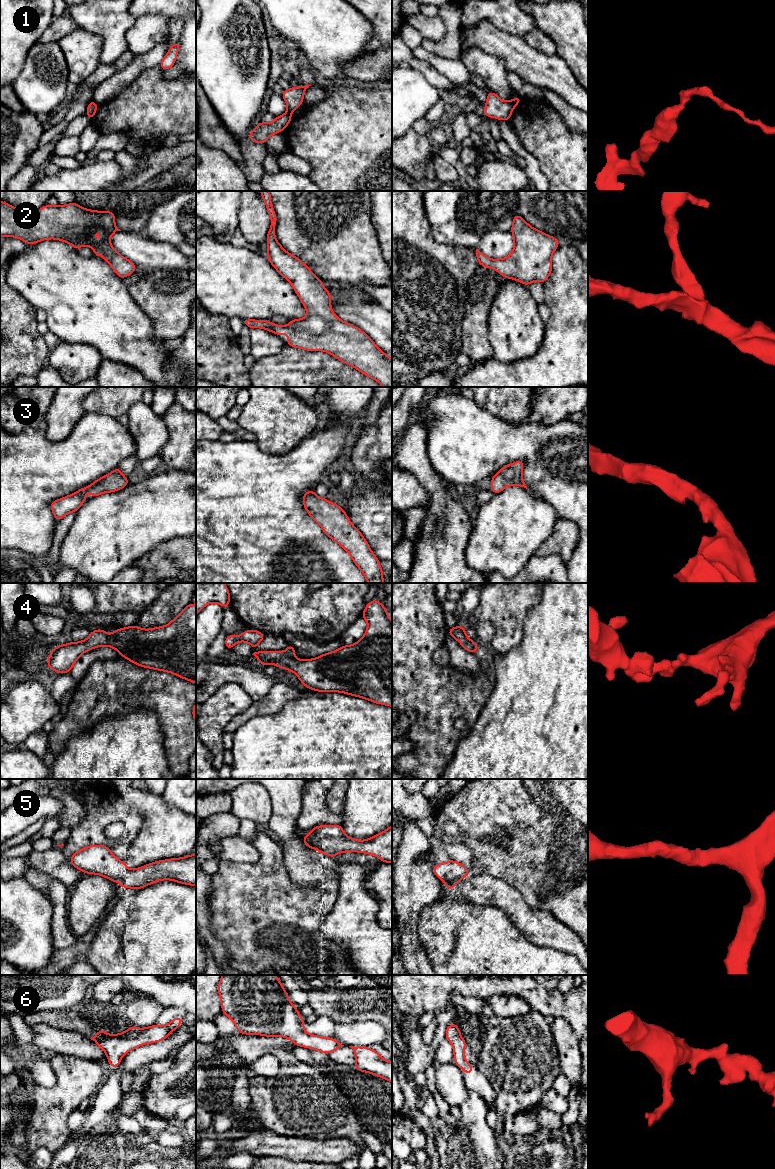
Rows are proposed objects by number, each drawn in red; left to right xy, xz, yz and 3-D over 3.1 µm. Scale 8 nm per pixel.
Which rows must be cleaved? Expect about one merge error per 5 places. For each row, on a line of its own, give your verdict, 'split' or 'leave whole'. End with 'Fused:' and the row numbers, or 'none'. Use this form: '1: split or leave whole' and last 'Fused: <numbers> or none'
1: split
2: leave whole
3: leave whole
4: leave whole
5: leave whole
6: leave whole
Fused: 1

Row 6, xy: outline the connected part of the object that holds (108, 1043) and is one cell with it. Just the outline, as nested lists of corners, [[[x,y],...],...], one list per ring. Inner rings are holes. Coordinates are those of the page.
[[[176,1016],[169,1024],[159,1026],[157,1024],[147,1028],[130,1026],[125,1032],[109,1035],[104,1030],[90,1039],[97,1043],[105,1052],[112,1068],[118,1068],[121,1058],[129,1051],[148,1043],[156,1043],[165,1040],[182,1023],[182,1017]]]

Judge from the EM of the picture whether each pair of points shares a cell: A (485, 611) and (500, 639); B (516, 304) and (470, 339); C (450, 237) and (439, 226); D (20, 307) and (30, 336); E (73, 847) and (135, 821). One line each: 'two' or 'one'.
A: one
B: two
C: one
D: one
E: one

